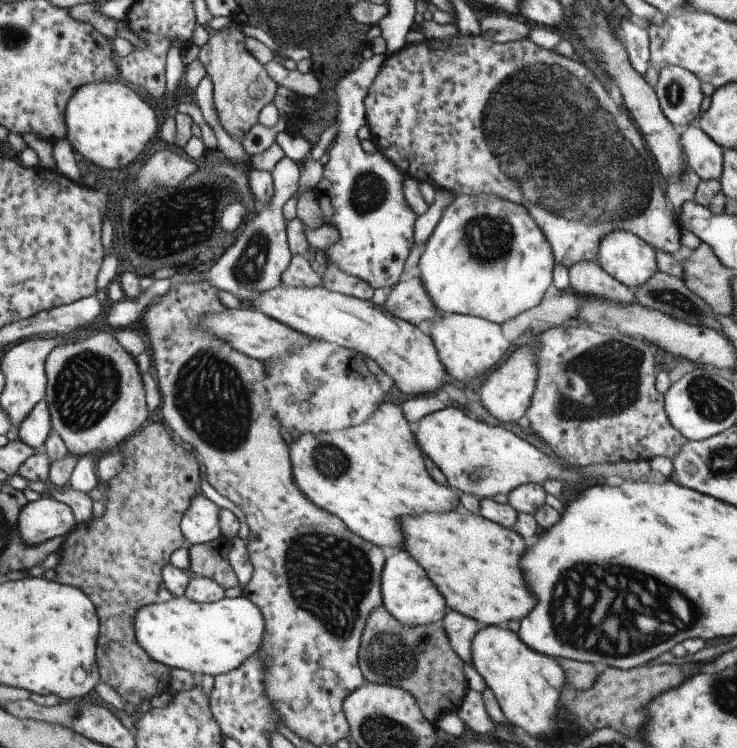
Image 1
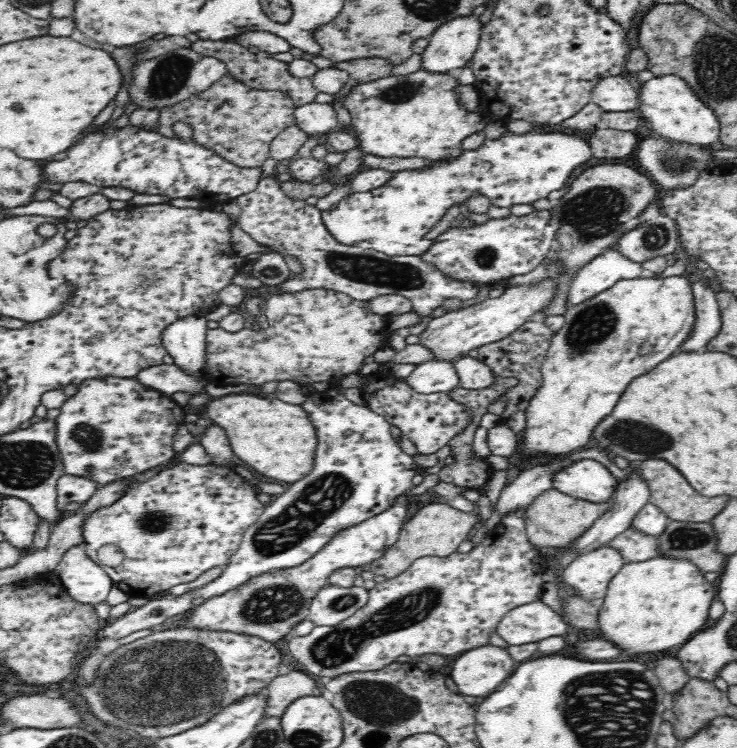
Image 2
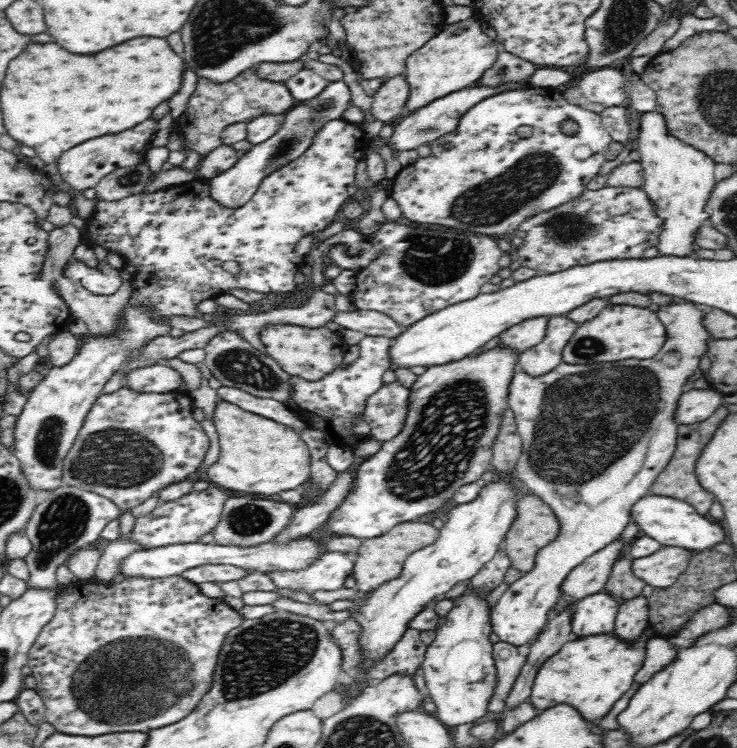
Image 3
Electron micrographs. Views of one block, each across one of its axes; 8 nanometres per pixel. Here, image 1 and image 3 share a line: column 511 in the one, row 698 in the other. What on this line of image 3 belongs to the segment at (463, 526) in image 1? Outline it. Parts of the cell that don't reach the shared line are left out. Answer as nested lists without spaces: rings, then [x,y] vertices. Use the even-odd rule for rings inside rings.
[[[648,626],[634,640],[622,639],[614,630],[571,639],[538,670],[531,702],[540,712],[558,703],[573,704],[585,718],[600,720],[630,690],[633,676],[646,662],[646,644],[655,636]]]

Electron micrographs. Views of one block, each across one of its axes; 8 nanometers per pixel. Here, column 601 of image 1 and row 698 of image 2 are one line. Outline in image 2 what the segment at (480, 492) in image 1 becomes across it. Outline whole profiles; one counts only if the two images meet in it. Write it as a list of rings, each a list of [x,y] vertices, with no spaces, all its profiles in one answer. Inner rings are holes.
[[[488,643],[457,655],[451,659],[451,662],[452,672],[450,675],[460,693],[482,699],[499,689],[498,684],[502,684],[504,680],[508,679],[514,670],[515,660],[510,656],[506,647],[498,647]]]

